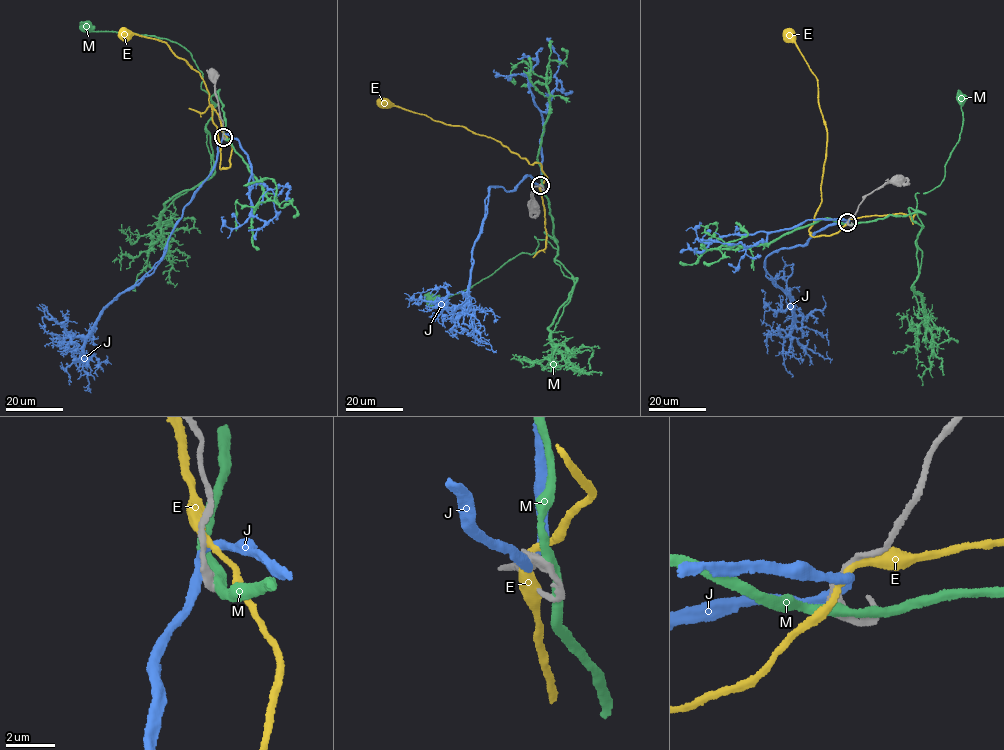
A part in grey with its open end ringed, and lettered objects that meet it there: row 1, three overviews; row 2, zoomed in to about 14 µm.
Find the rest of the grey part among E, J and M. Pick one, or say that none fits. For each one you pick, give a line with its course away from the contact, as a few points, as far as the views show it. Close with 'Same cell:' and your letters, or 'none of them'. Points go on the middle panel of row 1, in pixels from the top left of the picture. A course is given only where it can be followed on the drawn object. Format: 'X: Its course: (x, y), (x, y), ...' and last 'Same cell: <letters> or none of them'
J: Its course: (540, 185), (526, 176), (512, 191), (488, 189), (464, 305), (447, 306), (442, 287), (415, 293)
Same cell: J

